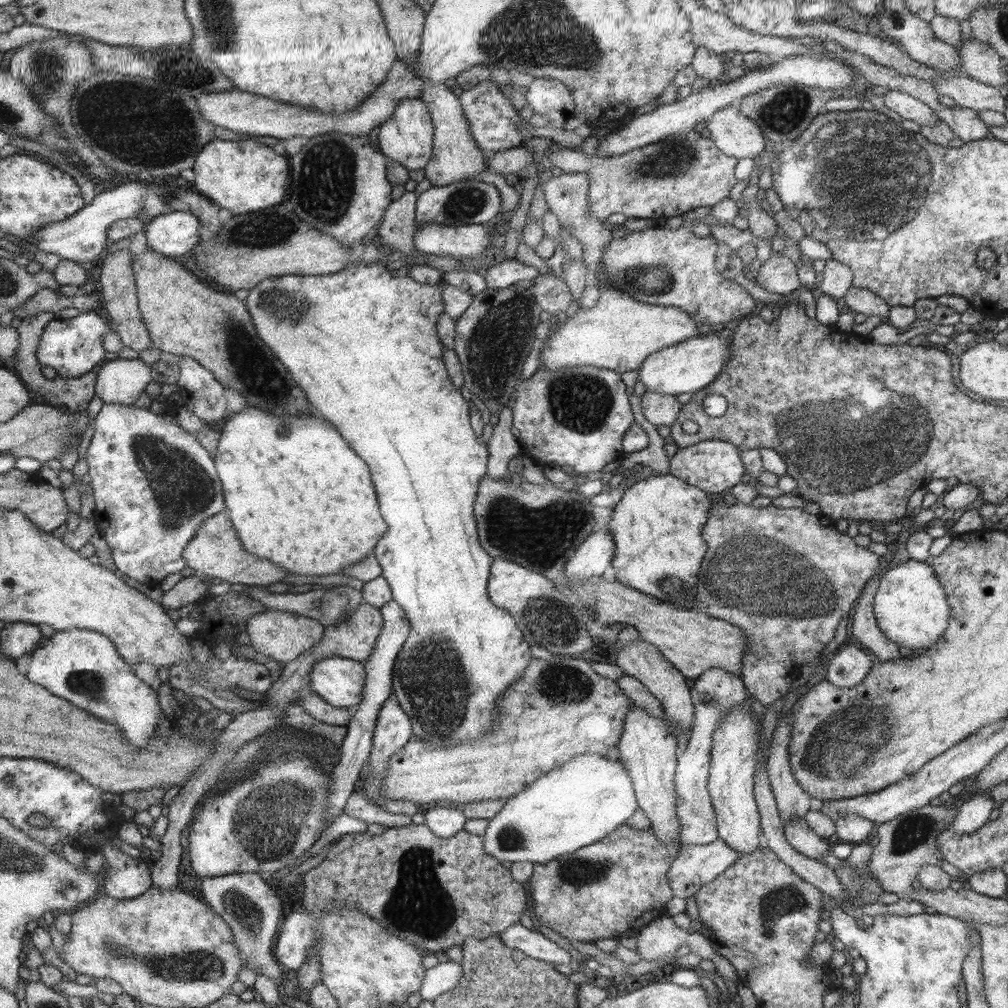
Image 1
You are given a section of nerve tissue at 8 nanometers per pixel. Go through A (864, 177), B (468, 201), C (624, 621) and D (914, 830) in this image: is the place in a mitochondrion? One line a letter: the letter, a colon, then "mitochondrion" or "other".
A: mitochondrion
B: mitochondrion
C: other
D: mitochondrion

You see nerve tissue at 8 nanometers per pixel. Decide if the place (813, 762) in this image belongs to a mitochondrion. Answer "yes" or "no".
yes

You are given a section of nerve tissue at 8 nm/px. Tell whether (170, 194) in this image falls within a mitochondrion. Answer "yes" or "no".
no

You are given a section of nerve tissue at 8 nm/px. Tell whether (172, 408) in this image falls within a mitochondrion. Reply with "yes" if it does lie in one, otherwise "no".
no

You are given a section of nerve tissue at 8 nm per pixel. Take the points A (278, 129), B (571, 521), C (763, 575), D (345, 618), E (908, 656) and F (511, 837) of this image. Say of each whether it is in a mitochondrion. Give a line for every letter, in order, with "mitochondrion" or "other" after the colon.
A: other
B: mitochondrion
C: mitochondrion
D: other
E: other
F: mitochondrion

